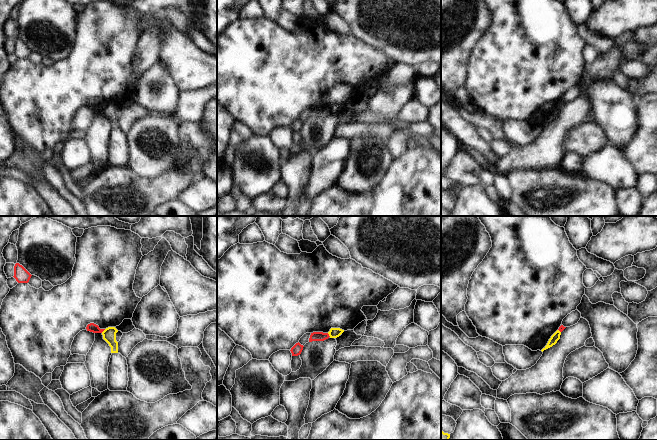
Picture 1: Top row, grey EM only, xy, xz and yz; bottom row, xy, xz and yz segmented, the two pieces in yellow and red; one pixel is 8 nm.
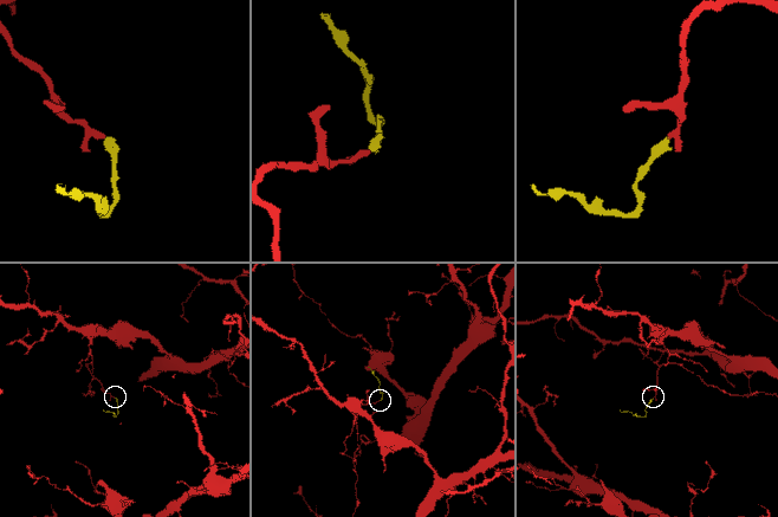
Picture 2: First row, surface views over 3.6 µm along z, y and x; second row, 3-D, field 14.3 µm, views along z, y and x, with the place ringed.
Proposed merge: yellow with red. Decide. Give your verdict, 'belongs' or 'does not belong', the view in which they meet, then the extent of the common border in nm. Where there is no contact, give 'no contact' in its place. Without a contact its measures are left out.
does not belong; meets yellow in xy; contact 50 nm long

